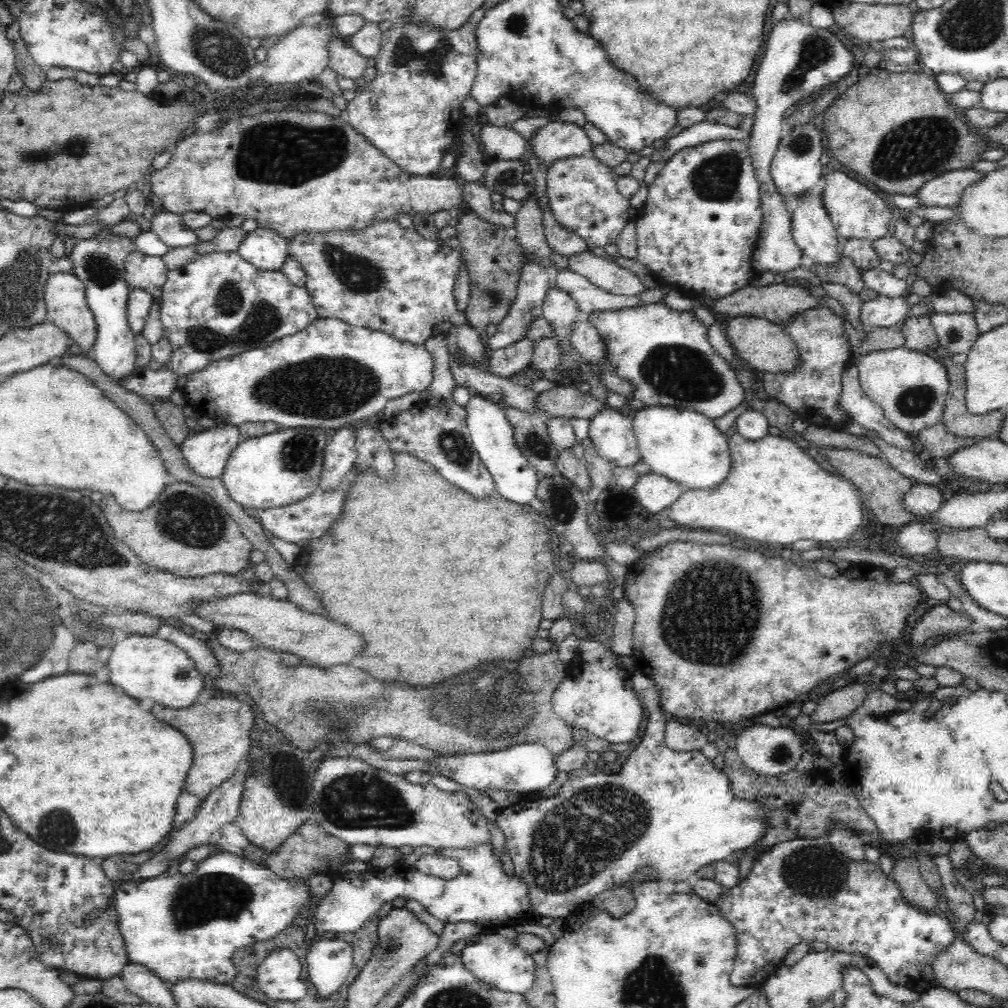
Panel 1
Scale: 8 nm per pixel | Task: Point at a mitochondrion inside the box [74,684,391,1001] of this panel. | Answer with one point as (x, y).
(218, 896)

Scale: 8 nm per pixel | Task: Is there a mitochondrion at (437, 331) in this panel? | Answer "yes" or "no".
no

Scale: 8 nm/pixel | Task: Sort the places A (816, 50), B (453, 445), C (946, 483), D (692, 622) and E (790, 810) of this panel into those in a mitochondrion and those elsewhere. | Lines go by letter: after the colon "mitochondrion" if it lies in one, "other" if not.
A: mitochondrion
B: mitochondrion
C: other
D: mitochondrion
E: mitochondrion

